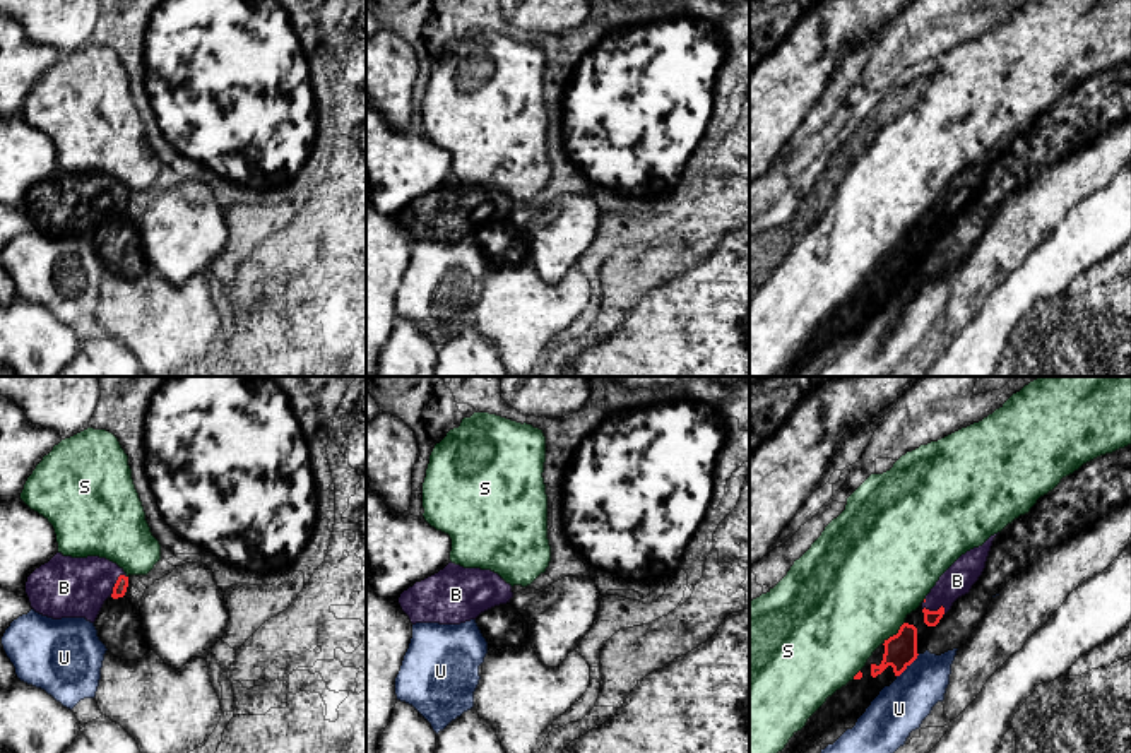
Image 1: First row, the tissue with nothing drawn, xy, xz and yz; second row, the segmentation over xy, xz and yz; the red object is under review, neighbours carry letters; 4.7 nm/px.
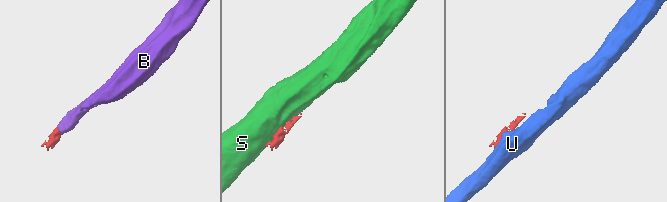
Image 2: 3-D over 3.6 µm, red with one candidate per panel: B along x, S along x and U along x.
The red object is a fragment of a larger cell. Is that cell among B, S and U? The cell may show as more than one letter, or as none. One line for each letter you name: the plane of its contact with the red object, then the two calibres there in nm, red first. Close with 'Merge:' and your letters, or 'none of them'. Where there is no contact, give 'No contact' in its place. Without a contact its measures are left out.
B: Touches red in yz. Thickness 80 nm (red) against 150 nm
Merge: B

